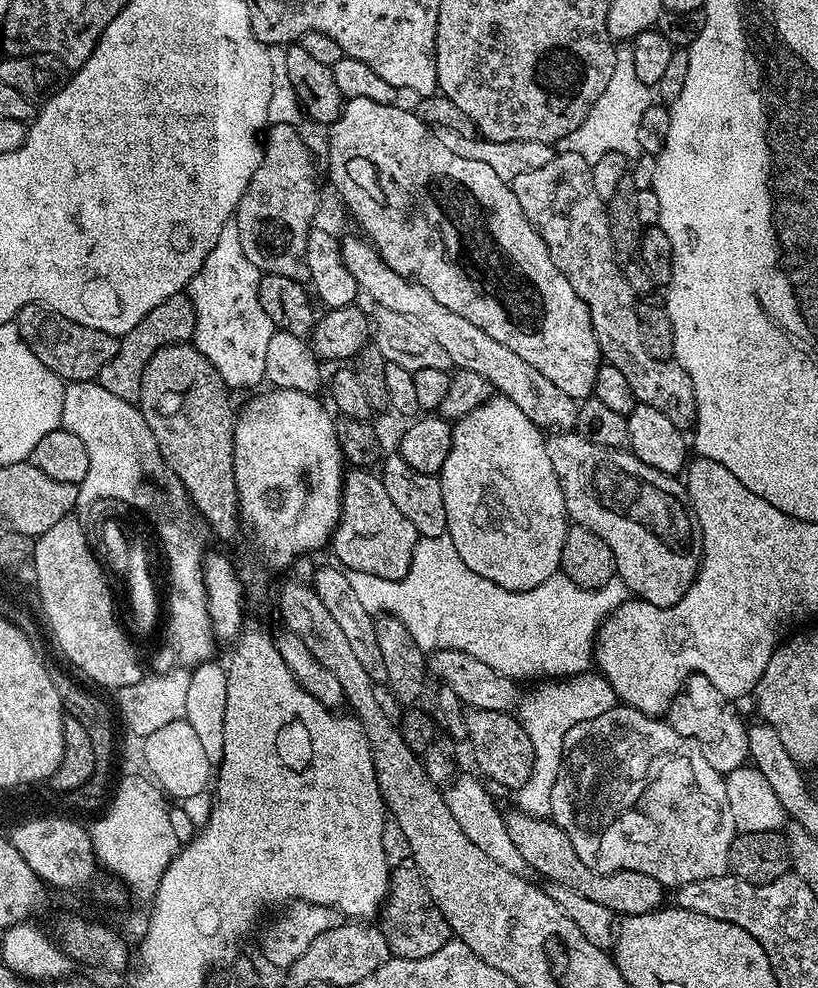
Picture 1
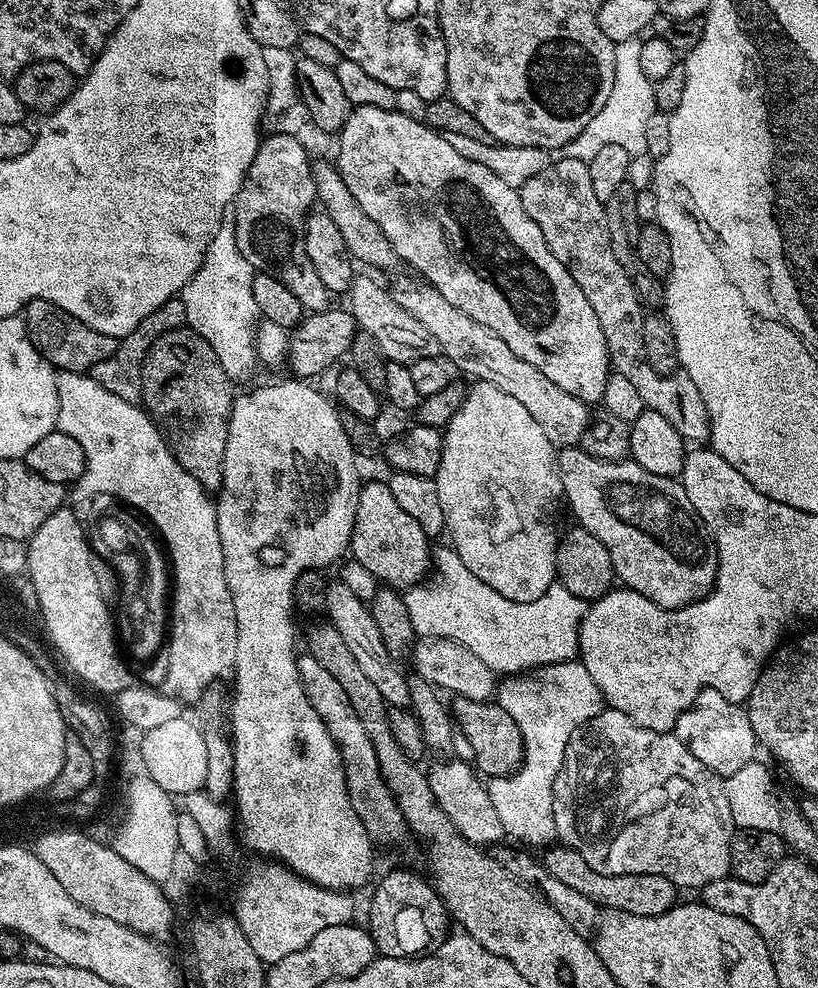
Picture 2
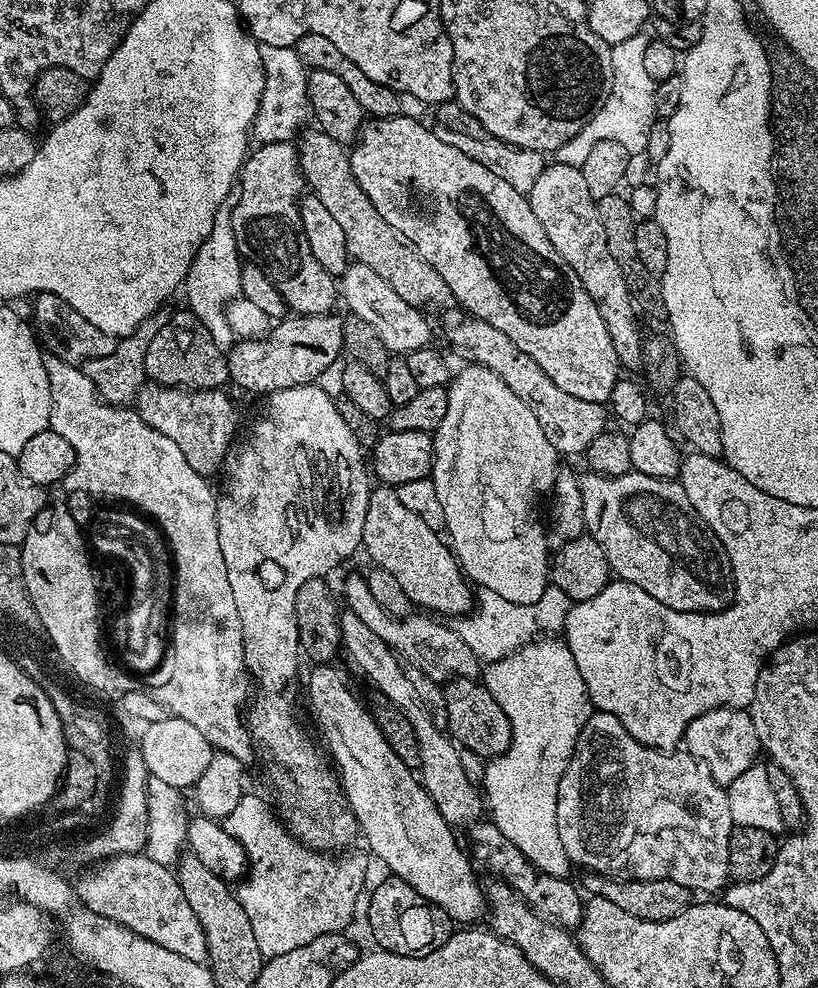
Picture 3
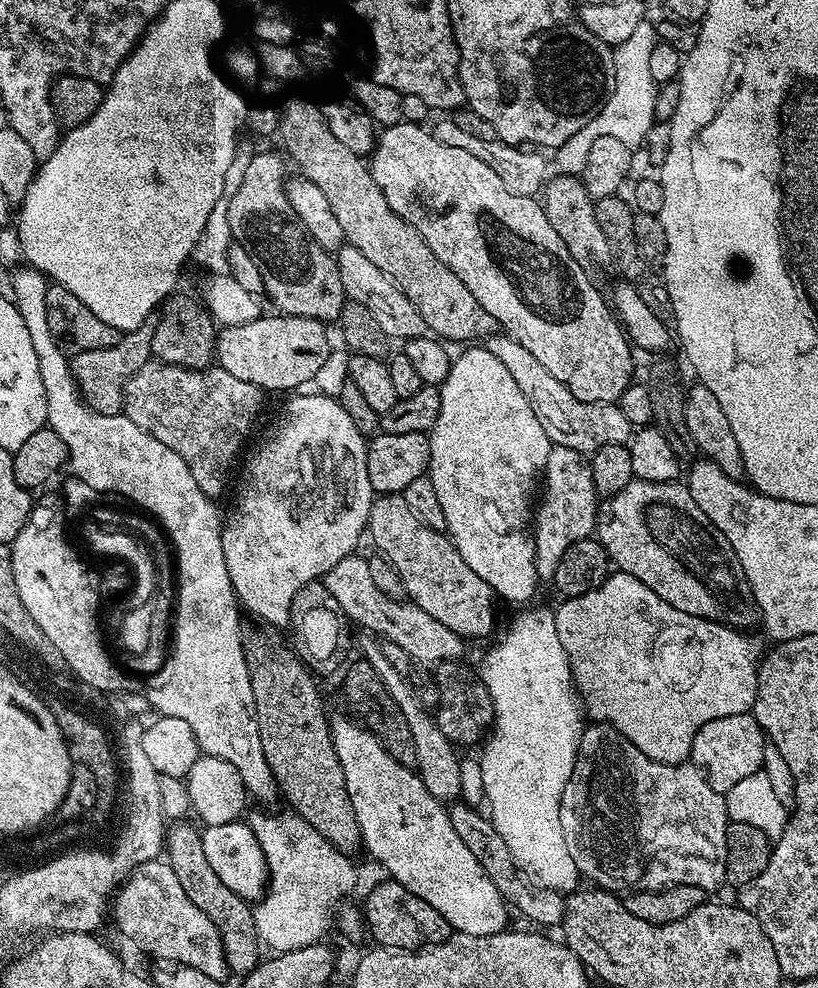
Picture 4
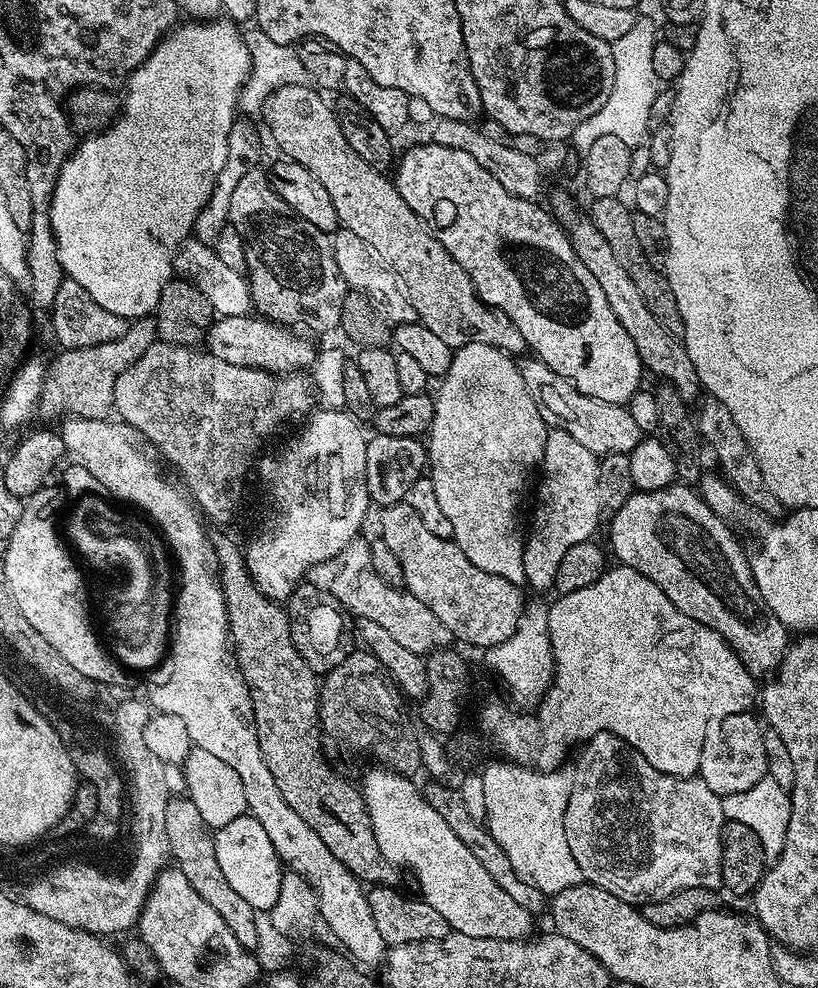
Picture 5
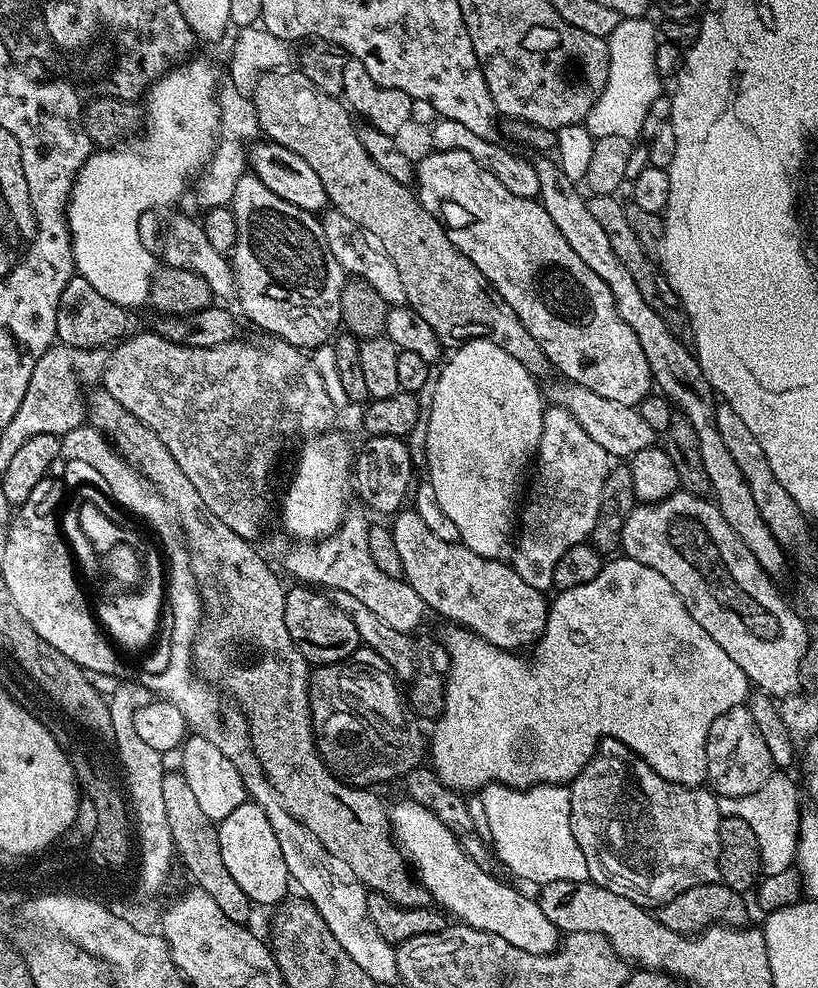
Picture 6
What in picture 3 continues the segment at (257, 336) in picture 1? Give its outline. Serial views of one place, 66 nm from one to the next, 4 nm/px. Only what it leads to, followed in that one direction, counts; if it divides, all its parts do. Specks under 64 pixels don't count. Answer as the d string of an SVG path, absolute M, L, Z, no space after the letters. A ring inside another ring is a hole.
M231 199L223 200L218 206L214 226L202 242L202 246L198 246L198 254L194 254L194 262L182 285L182 293L184 292L185 298L188 299L187 311L193 312L198 322L202 322L206 330L210 330L210 338L214 338L214 342L222 350L231 349L234 343L234 335L227 324L225 308L240 296L242 286L242 257L232 233L232 206Z

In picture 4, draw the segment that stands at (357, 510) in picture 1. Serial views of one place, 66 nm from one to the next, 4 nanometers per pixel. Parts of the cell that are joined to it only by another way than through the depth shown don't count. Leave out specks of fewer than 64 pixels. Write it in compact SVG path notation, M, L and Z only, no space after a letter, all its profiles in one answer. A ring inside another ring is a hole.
M380 494L373 499L366 532L369 537L372 535L372 544L376 547L373 549L379 555L386 557L394 566L394 570L398 570L407 599L411 603L426 610L430 618L438 618L442 626L454 630L463 639L484 638L491 632L496 618L494 608L496 593L493 588L464 563L461 554L444 532L430 530L430 526L423 524L410 511L410 506L406 506L406 498L402 494Z

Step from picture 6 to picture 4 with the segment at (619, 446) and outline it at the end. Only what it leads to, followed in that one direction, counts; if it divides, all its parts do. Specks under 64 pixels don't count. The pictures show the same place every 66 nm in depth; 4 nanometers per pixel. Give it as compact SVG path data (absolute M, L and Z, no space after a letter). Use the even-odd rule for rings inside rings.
M493 334L487 337L486 347L490 350L490 354L494 354L494 358L498 358L498 362L502 362L502 366L506 366L506 370L510 370L510 376L514 378L514 382L518 382L518 390L526 394L526 402L530 402L538 422L542 422L542 430L546 430L553 445L561 444L567 448L591 454L597 448L607 444L628 444L631 441L634 429L630 422L626 422L626 414L622 414L619 403L599 404L598 402L582 402L574 398L574 394L570 394L570 390L562 386L562 382L558 382L558 378L554 378L554 374L550 374L546 366L542 366L542 362L538 362L538 358L534 358L534 354L530 354L530 350L526 350L526 346L522 346L522 342L518 342L513 336Z

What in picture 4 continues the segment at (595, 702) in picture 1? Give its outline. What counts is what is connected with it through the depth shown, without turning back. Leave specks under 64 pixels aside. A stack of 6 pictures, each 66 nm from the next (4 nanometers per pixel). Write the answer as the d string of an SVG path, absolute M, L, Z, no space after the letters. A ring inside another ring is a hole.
M528 606L516 620L516 625L504 636L497 648L492 648L478 663L480 680L490 694L490 702L496 711L494 731L483 745L484 753L478 759L485 782L484 798L489 808L490 819L506 842L511 857L525 877L536 879L535 883L551 892L571 894L577 891L582 877L570 850L566 850L566 838L562 838L560 803L562 790L570 782L574 762L580 745L580 735L584 733L586 712L572 683L572 663L568 660L558 638L556 613L550 607L532 608Z

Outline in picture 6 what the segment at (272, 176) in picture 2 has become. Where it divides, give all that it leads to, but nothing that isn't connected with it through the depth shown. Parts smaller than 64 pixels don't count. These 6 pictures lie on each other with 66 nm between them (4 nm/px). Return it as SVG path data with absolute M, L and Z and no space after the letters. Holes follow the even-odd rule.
M245 174L238 179L230 207L238 226L238 238L230 253L230 261L234 282L236 283L234 296L236 300L240 299L241 310L264 331L261 333L271 334L273 337L284 340L287 344L304 346L304 343L313 343L312 345L315 345L317 342L331 341L337 335L336 327L339 329L342 324L340 303L342 302L342 290L346 283L346 273L342 266L338 266L338 258L334 258L334 254L330 254L330 246L326 246L326 234L324 233L323 223L313 213L306 210L298 210L298 206L290 206L290 202L286 202L286 198L278 198L278 194L274 194L274 190L269 190L268 187L262 186L260 179L251 174Z

